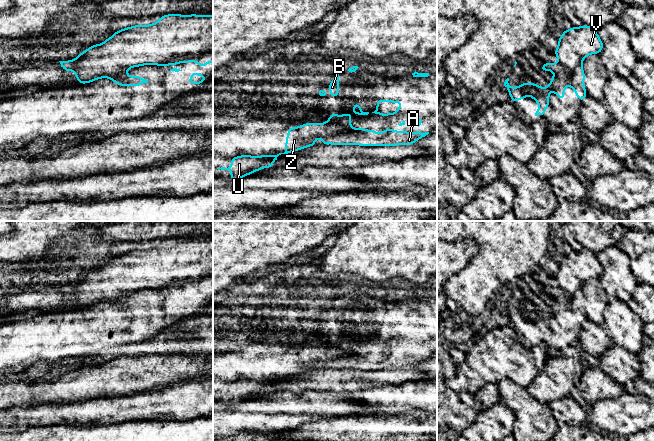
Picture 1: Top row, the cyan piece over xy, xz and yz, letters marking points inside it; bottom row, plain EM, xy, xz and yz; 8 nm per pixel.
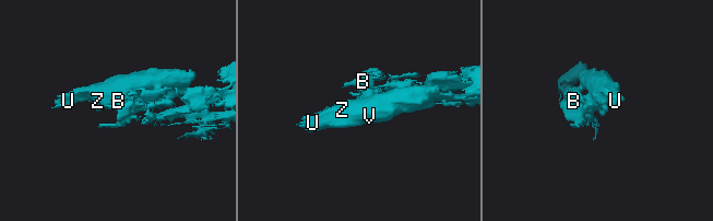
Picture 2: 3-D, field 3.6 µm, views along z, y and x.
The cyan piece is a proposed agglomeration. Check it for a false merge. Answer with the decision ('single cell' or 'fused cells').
fused cells

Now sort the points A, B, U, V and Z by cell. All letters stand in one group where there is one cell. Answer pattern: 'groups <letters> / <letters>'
groups A B / U V Z

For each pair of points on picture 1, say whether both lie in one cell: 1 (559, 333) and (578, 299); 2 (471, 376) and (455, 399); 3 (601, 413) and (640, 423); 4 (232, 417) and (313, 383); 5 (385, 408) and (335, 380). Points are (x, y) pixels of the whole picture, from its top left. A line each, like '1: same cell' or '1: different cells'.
1: same cell
2: different cells
3: same cell
4: different cells
5: different cells

